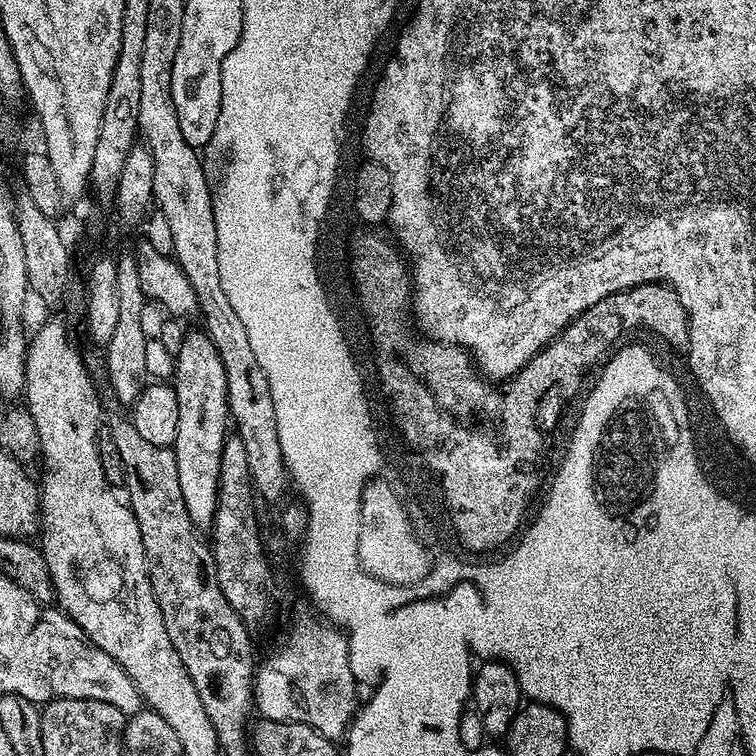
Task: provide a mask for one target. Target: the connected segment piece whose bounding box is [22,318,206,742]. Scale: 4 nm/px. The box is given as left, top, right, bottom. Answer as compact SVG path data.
M57 318L48 319L44 326L34 332L28 345L28 357L24 360L22 396L28 399L26 407L28 413L32 415L32 421L36 427L38 450L42 456L44 454L44 481L41 479L38 484L40 490L40 515L38 517L40 527L38 537L40 536L40 540L38 539L38 547L43 552L46 558L46 566L52 575L55 603L59 605L64 615L69 616L88 635L92 644L98 646L98 650L106 650L106 654L110 654L110 658L114 658L114 662L118 662L118 666L122 666L122 670L126 670L126 674L130 674L134 686L138 686L141 701L151 711L156 712L162 718L166 718L166 722L170 722L170 726L174 729L174 734L178 734L178 742L180 742L184 740L184 716L204 716L206 706L202 706L202 698L198 698L198 690L194 686L186 666L182 666L182 658L178 658L178 650L174 650L174 642L170 642L170 634L166 634L166 622L162 622L162 610L158 606L158 598L154 598L154 590L150 582L148 559L146 558L146 550L142 546L142 530L138 530L138 518L134 518L131 507L121 497L120 501L112 493L115 492L113 485L108 483L106 474L102 470L102 458L100 457L100 437L102 435L100 398L96 394L96 384L91 379L95 380L88 371L85 357L83 355L80 357L80 352L76 349L76 344L72 341L72 336L68 333L68 328L62 321L57 320Z

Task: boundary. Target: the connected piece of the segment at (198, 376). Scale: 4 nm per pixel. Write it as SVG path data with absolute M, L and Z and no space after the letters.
M204 330L192 332L180 344L180 349L174 352L174 387L178 398L178 424L177 436L174 443L174 451L178 458L178 482L182 485L182 499L186 501L186 510L190 510L190 518L201 530L208 530L215 525L216 507L218 506L218 498L220 497L220 467L222 466L222 446L224 440L230 434L230 413L228 410L228 391L226 390L226 370L222 366L222 358L218 354L218 350L211 337Z

